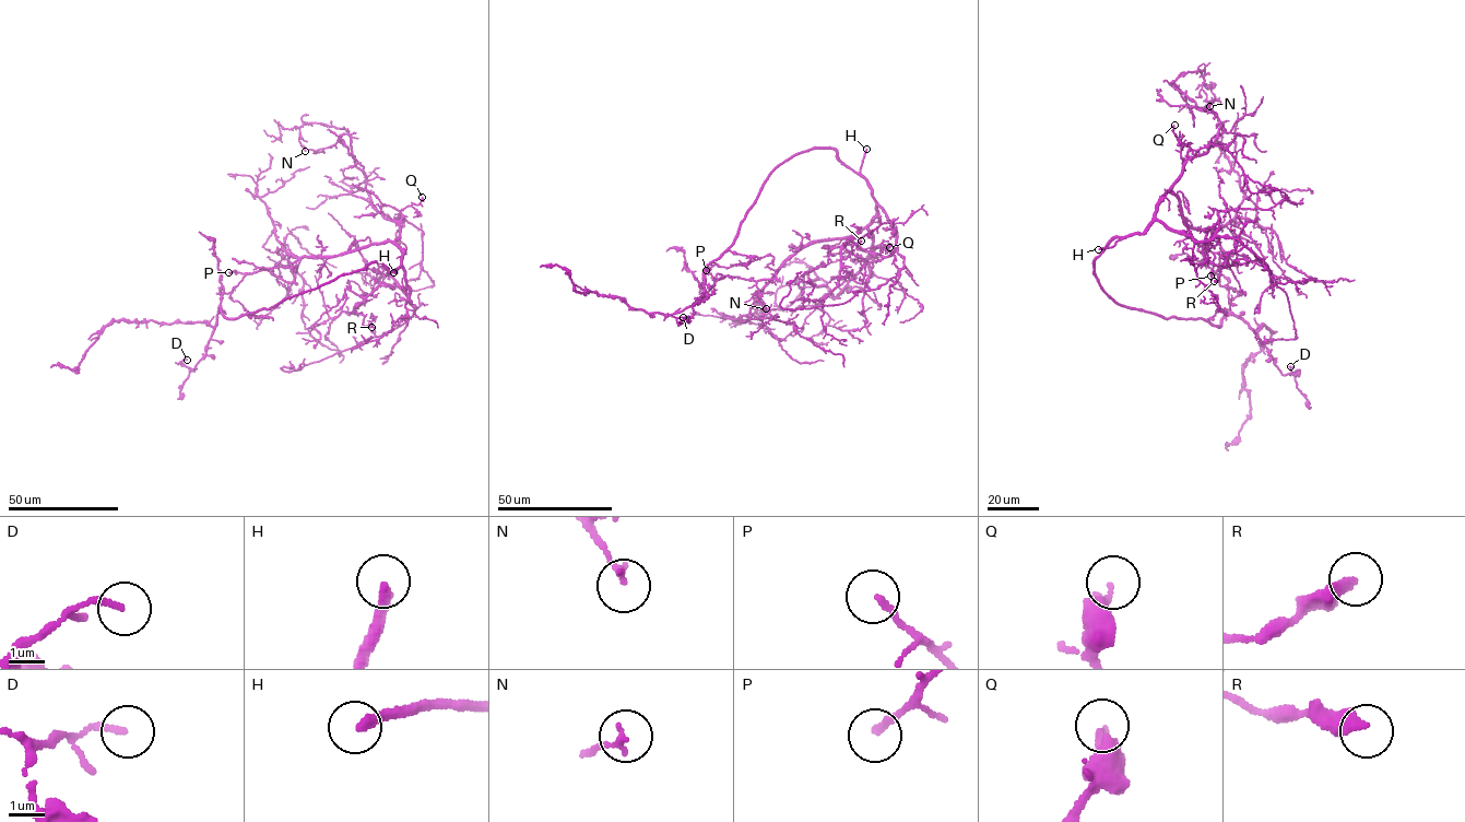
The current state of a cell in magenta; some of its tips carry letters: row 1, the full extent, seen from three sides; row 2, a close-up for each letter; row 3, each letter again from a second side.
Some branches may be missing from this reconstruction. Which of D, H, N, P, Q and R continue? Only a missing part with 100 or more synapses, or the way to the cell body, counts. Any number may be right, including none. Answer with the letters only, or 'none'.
H

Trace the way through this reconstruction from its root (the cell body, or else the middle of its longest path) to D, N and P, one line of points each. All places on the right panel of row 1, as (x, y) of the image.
D: (1095, 273), (1118, 303), (1167, 318), (1217, 327), (1229, 315), (1240, 316), (1283, 375), (1298, 374), (1290, 366)
N: (1095, 273), (1112, 238), (1144, 231), (1183, 164), (1217, 137), (1219, 119), (1171, 83), (1202, 70), (1209, 106)
P: (1095, 273), (1112, 238), (1142, 233), (1170, 190), (1183, 223), (1209, 230), (1229, 257), (1211, 276)

